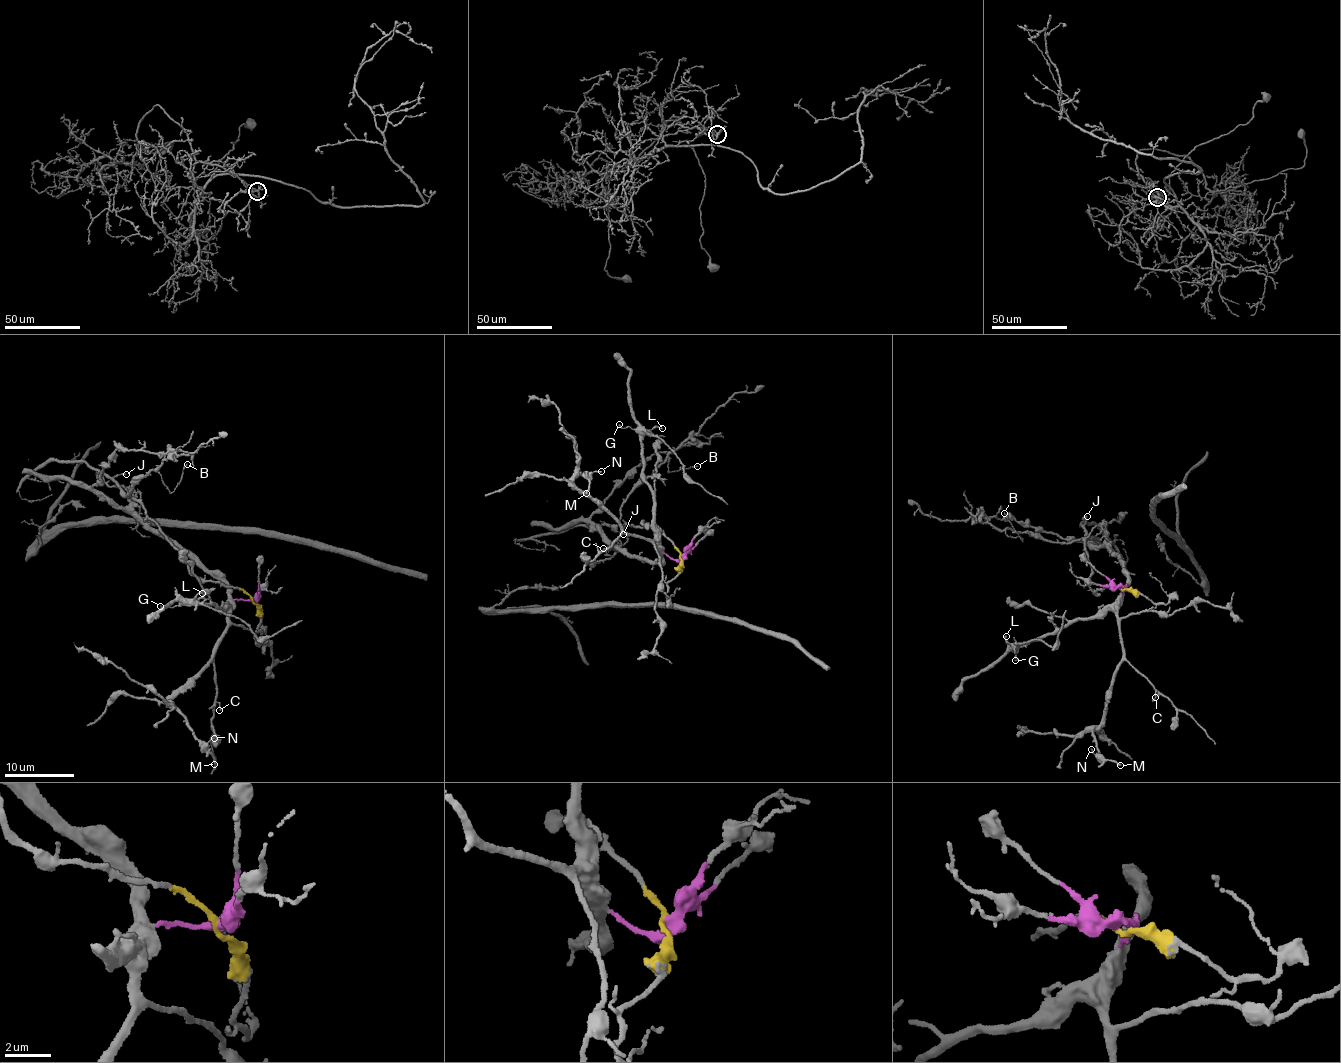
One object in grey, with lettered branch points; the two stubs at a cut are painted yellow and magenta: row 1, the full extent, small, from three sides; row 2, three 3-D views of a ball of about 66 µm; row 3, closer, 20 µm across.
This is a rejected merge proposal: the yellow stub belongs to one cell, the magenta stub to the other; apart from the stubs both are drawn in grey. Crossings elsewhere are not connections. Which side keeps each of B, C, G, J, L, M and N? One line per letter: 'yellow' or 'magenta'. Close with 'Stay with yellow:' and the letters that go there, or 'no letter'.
B: yellow
C: magenta
G: magenta
J: yellow
L: magenta
M: magenta
N: magenta
Stay with yellow: B, J

